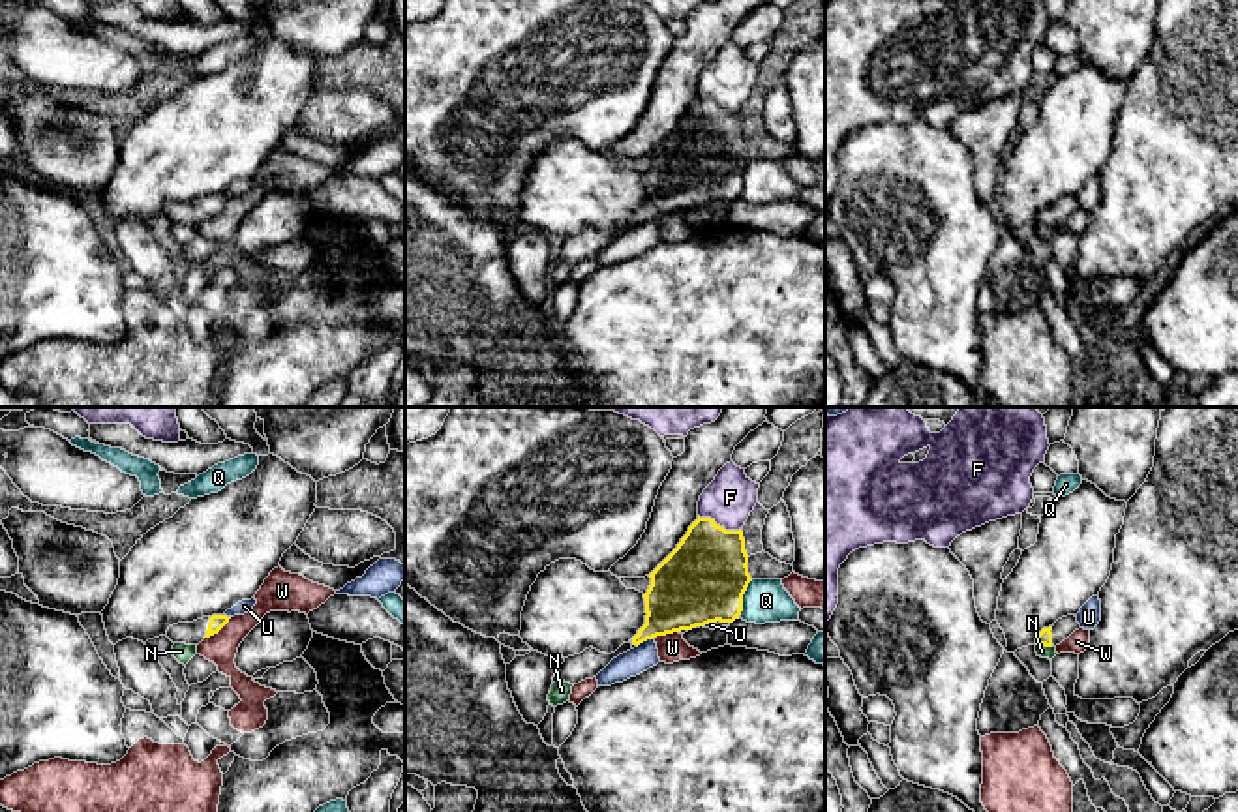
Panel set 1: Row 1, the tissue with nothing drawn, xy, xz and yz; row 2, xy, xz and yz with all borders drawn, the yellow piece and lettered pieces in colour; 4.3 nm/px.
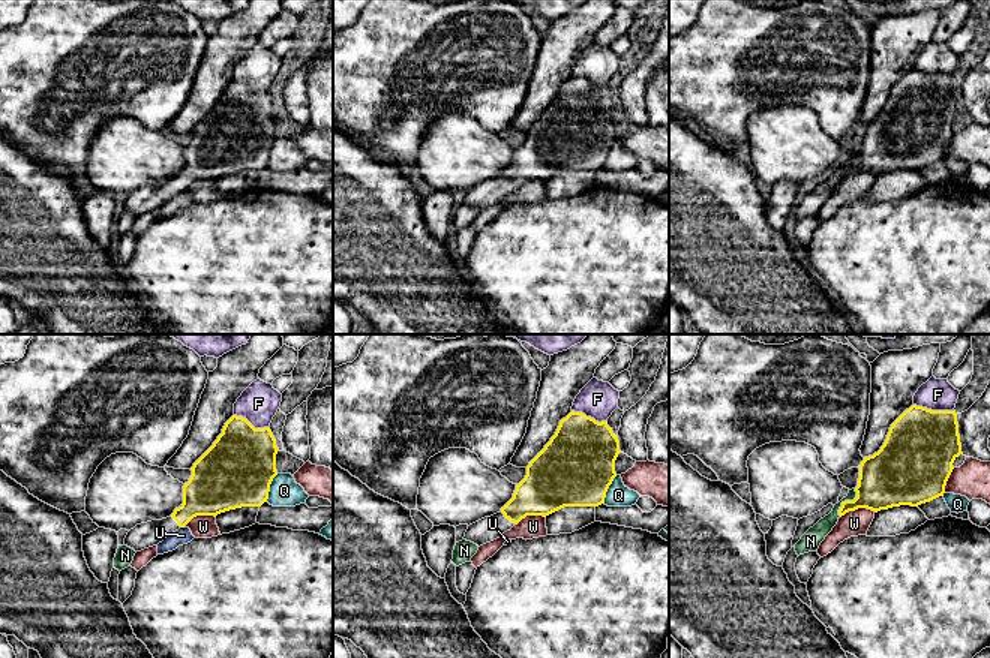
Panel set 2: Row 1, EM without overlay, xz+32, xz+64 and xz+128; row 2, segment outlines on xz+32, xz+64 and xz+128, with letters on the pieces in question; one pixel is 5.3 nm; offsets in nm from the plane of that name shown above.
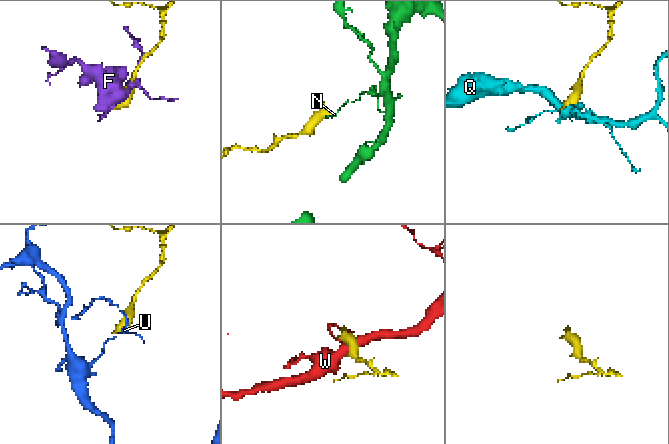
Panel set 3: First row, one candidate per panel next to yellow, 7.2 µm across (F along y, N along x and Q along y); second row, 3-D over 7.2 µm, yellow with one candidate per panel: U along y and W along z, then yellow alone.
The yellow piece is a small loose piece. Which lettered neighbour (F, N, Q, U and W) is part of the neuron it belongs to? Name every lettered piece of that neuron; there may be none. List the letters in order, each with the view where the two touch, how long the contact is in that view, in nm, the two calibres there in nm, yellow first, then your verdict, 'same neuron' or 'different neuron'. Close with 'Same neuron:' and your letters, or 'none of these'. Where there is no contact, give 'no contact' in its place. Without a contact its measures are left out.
F: xz | 200 nm | 360/220 nm | different neuron
N: yz | 80 nm | 60/50 nm | different neuron
Q: xz | 170 nm | 360/190 nm | different neuron
U: xz | 90 nm | 280/120 nm | different neuron
W: xy | 150 nm | 70/140 nm | different neuron
Same neuron: none of these

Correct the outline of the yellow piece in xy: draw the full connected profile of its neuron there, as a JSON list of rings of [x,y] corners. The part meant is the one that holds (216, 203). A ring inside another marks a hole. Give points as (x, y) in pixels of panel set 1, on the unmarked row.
[[[212,195],[193,203],[178,203],[169,206],[165,216],[173,223],[199,225],[204,218],[218,214],[229,199],[227,195]]]

